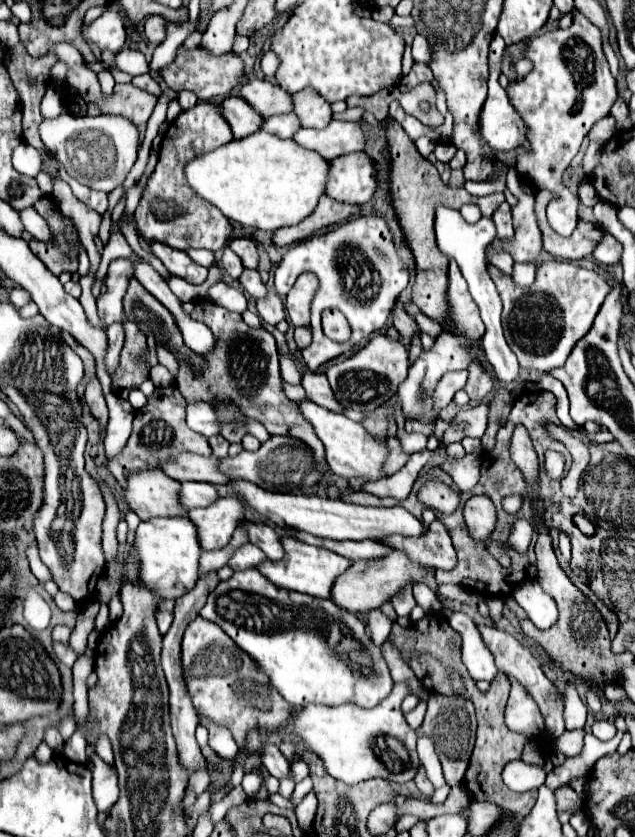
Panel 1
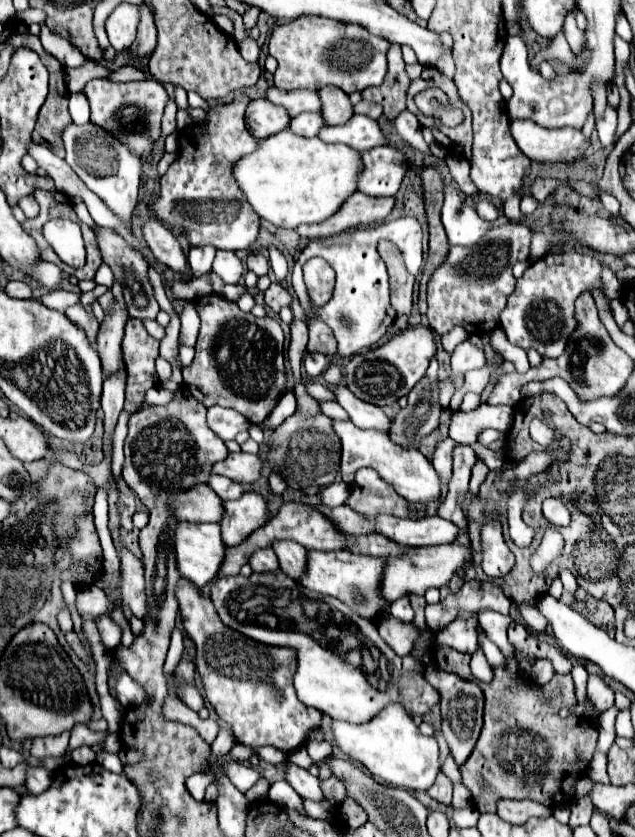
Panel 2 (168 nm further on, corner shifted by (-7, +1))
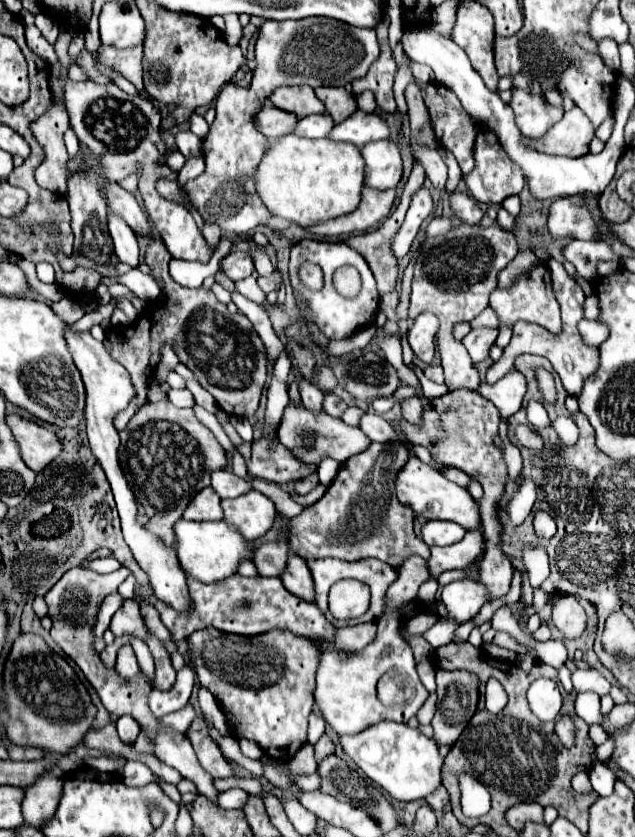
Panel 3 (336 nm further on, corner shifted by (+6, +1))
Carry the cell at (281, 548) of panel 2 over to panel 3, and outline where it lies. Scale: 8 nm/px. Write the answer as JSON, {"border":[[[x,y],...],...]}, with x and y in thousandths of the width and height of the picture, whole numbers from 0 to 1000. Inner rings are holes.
{"border":[[[463,662],[457,664],[457,674],[454,674],[450,683],[444,686],[444,695],[457,710],[463,710],[482,719],[494,719],[494,714],[498,714],[494,693],[491,693],[485,674],[472,664],[463,664]]]}

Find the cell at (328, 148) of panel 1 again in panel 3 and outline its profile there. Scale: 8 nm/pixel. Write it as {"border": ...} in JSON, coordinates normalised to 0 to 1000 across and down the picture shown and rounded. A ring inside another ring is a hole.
{"border":[[[561,131],[551,141],[529,148],[520,158],[523,167],[554,170],[564,177],[576,174],[580,170],[602,167],[602,165],[611,165],[611,162],[614,162],[614,155],[611,155],[608,143],[595,136],[580,136],[580,134],[570,134],[570,131]]]}

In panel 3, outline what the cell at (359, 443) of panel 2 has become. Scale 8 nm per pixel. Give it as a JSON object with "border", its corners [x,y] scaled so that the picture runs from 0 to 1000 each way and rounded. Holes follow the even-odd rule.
{"border":[[[646,545],[646,550],[633,559],[633,564],[627,564],[624,590],[636,605],[646,605],[658,616],[665,616],[671,621],[709,621],[709,624],[721,624],[734,633],[759,631],[753,600],[740,593],[740,588],[734,583],[702,573],[693,564],[680,562],[674,554],[661,552],[655,545]]]}

